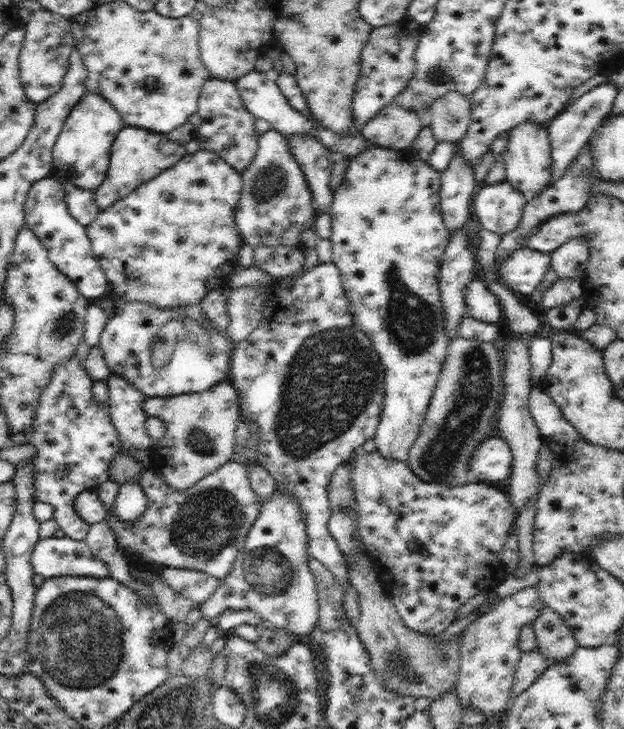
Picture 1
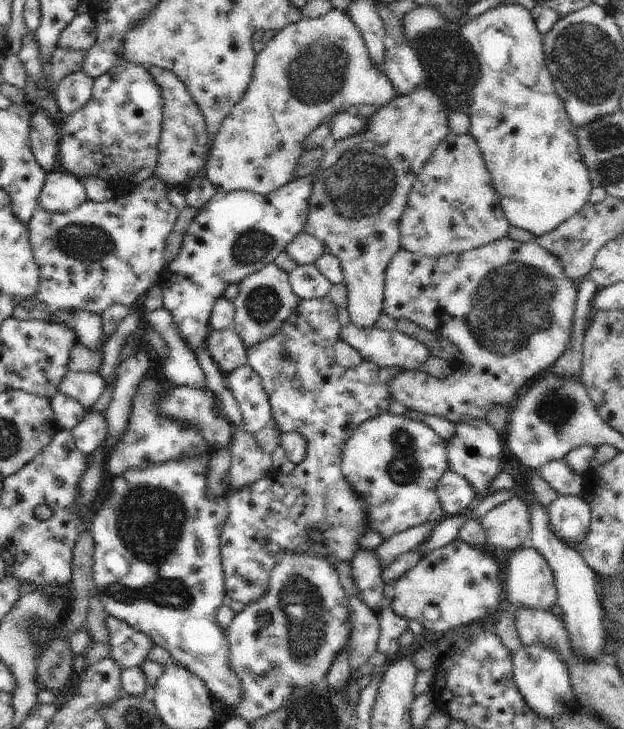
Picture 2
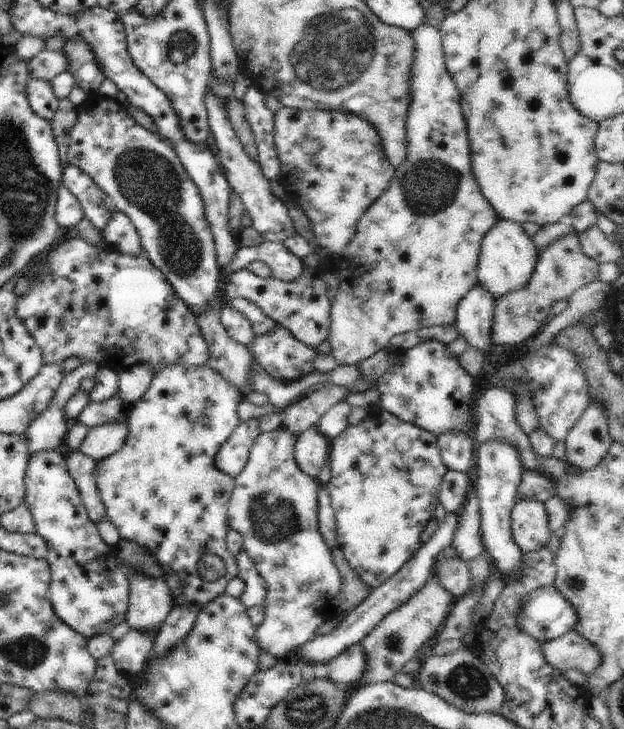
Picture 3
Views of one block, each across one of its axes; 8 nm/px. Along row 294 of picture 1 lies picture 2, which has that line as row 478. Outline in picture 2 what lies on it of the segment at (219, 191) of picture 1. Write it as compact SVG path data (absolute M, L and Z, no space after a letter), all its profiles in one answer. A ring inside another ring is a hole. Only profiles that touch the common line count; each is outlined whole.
M210 454L202 455L198 459L185 457L182 461L168 461L152 468L130 469L122 476L111 479L109 483L110 494L100 508L95 508L95 517L88 530L95 542L93 552L93 583L94 595L101 600L108 616L123 620L126 624L132 625L140 632L147 634L155 645L165 648L172 655L172 660L193 672L209 688L215 698L221 700L236 710L243 697L243 688L238 675L232 670L229 663L229 642L225 630L222 629L216 619L217 610L222 605L222 598L226 596L225 572L221 563L220 535L224 530L225 522L229 517L229 504L226 496L209 499L207 497L207 466Z

